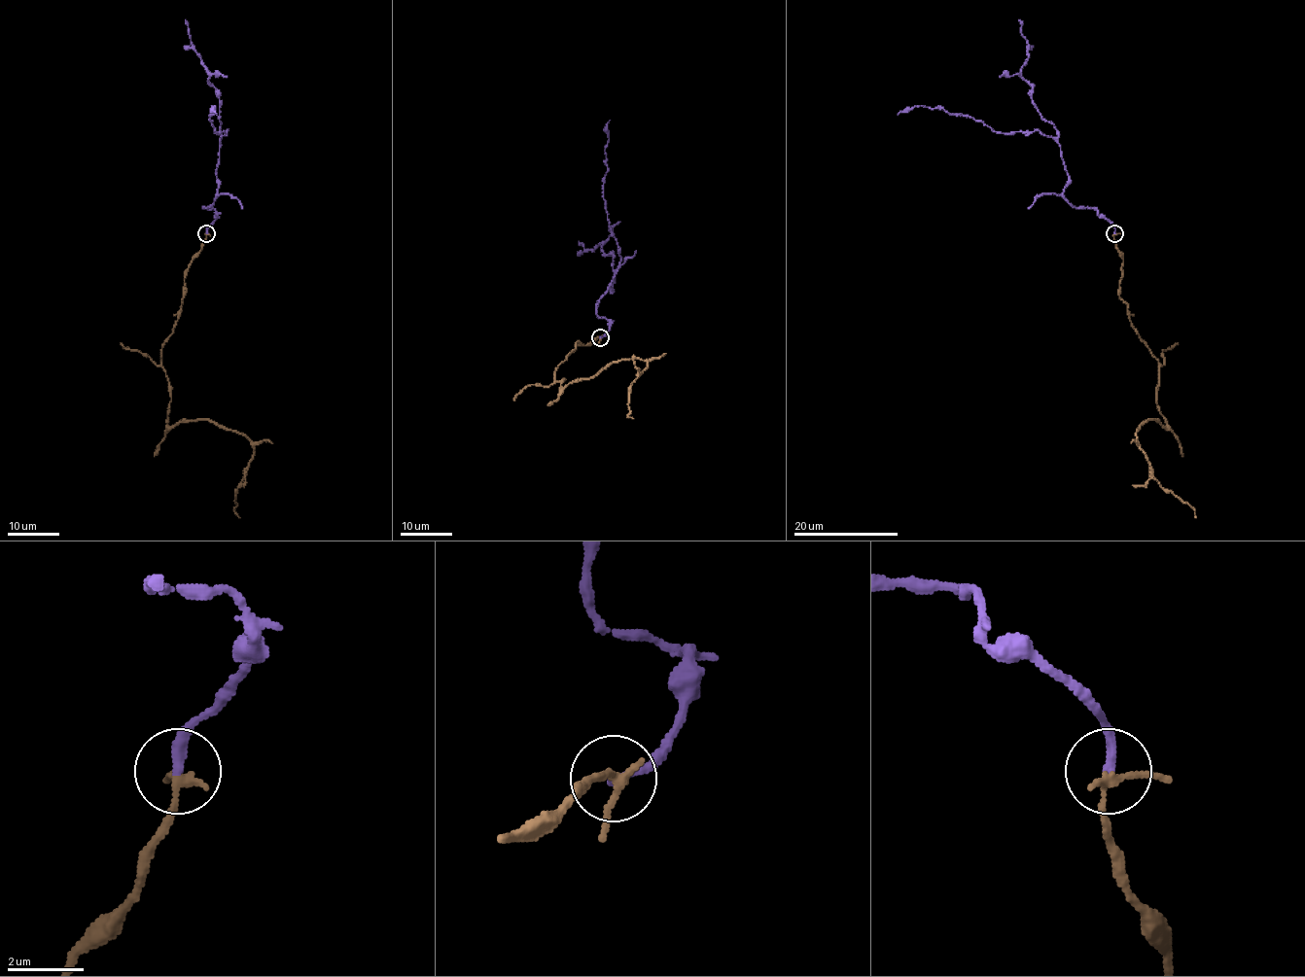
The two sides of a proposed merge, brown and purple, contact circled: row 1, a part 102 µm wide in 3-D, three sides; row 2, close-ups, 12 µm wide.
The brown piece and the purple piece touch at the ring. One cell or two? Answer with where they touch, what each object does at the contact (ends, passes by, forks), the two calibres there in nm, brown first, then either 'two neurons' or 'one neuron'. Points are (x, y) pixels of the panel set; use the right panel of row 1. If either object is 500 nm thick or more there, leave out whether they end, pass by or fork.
(1114, 233) | brown passes by | purple ends | 190/300 nm | one neuron

